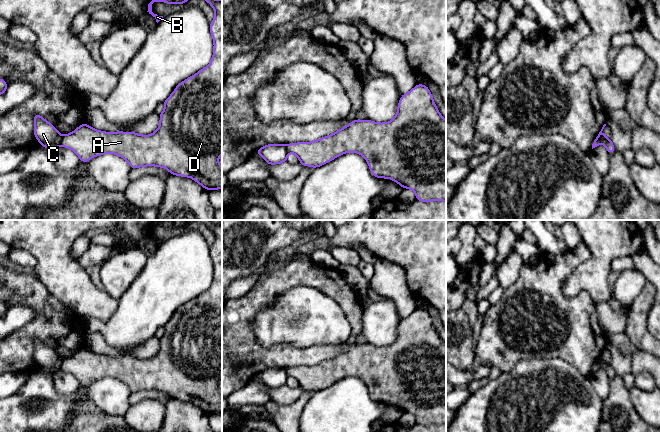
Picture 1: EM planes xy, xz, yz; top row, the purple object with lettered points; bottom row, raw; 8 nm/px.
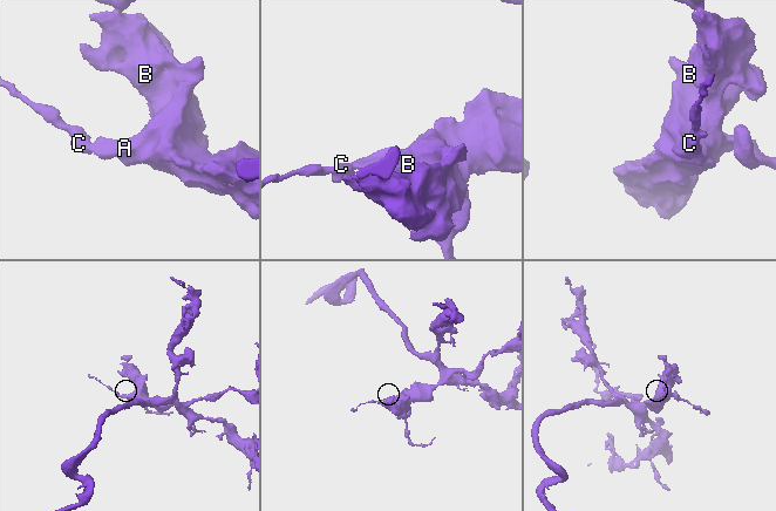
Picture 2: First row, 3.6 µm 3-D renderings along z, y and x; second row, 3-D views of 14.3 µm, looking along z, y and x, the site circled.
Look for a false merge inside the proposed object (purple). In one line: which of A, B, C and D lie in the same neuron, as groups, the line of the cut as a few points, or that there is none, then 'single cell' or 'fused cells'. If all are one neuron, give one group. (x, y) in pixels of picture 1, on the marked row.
A B D / C | xy (63, 136), (59, 144) | fused cells

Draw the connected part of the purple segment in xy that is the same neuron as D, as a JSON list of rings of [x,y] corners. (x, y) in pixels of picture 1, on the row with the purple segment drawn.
[[[222,0],[205,1],[215,11],[214,20],[210,23],[213,57],[207,67],[179,83],[164,101],[159,128],[153,134],[110,133],[83,123],[72,133],[64,135],[60,145],[74,151],[82,163],[92,157],[111,153],[124,158],[131,169],[162,167],[170,174],[192,178],[208,191],[222,189],[222,166],[218,163],[222,155]]]

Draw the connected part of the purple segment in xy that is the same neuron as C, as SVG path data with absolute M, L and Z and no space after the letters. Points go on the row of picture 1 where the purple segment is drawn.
M37 113L34 114L34 121L34 135L41 146L52 151L60 146L63 136L51 123Z

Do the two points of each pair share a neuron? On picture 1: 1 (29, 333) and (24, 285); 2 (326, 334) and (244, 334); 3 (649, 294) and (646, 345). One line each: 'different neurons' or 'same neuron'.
1: same neuron
2: different neurons
3: same neuron

